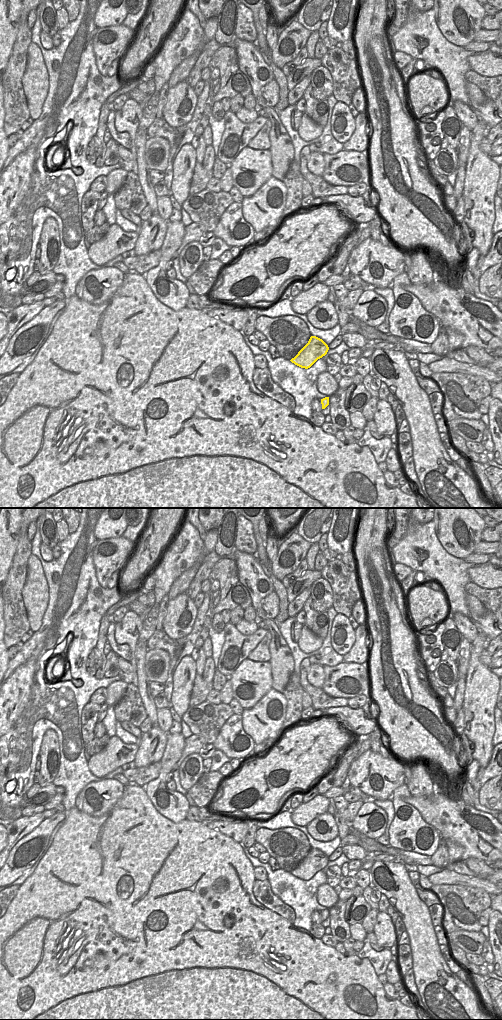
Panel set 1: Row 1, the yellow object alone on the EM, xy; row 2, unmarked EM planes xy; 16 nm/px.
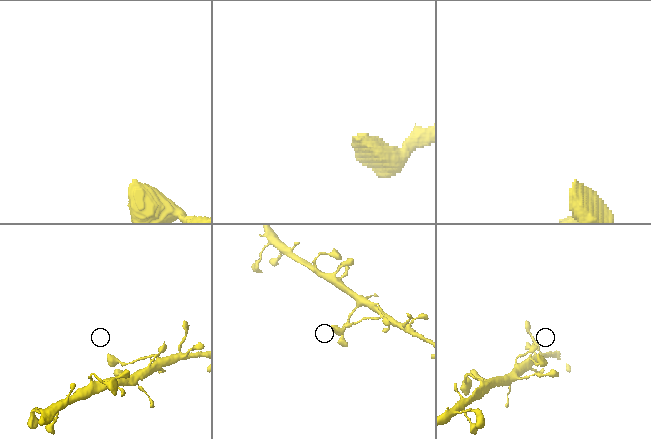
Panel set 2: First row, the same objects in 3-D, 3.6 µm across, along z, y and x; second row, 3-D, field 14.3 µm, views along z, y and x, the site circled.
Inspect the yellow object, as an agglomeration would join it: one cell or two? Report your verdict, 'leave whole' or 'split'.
leave whole

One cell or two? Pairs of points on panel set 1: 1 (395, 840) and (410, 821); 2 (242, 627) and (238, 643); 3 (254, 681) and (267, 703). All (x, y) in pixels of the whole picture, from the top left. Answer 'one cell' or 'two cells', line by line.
1: one cell
2: two cells
3: two cells

